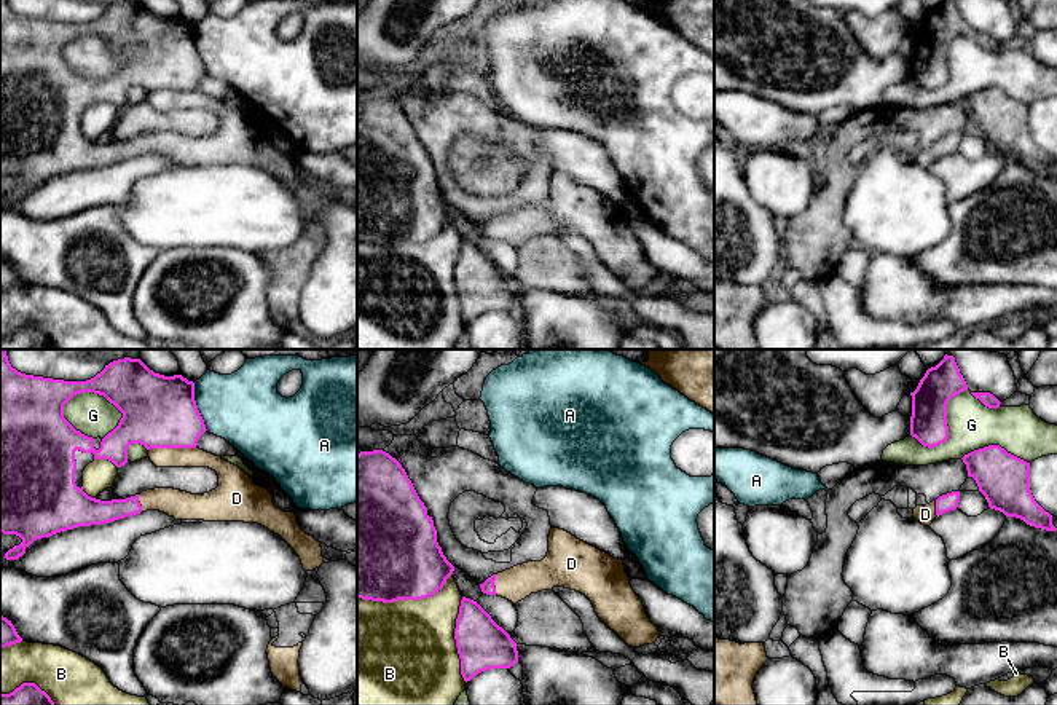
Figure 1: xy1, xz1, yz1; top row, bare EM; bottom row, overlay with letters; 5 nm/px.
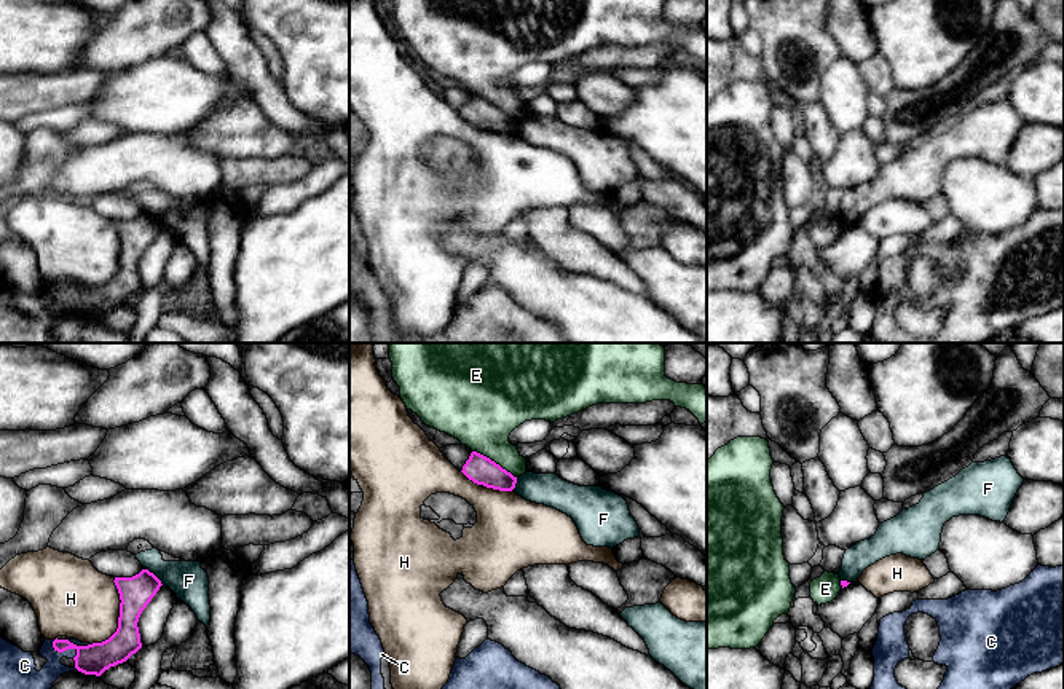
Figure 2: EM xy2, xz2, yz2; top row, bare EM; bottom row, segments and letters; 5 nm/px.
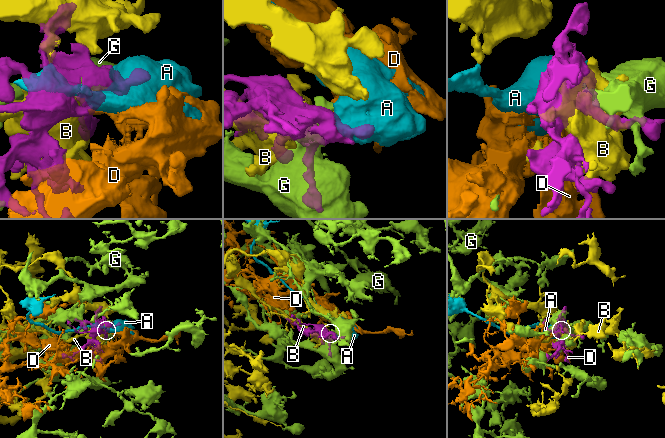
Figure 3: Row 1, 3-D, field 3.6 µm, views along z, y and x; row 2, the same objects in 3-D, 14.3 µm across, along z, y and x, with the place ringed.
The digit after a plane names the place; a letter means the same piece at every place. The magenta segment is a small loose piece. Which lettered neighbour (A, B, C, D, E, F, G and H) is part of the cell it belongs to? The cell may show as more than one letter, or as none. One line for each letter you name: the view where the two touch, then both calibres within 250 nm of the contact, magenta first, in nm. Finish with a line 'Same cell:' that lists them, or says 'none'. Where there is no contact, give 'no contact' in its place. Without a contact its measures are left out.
D: meets magenta in xy1; 360 nm thick on the magenta side, 100 nm on the other
Same cell: D

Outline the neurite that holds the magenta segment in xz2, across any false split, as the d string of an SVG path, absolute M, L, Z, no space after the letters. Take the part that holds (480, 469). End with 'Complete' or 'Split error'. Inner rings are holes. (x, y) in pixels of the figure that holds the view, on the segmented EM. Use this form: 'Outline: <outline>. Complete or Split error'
Outline: M477 451L471 453L461 472L474 483L499 491L512 491L517 483L517 477Z. Complete

